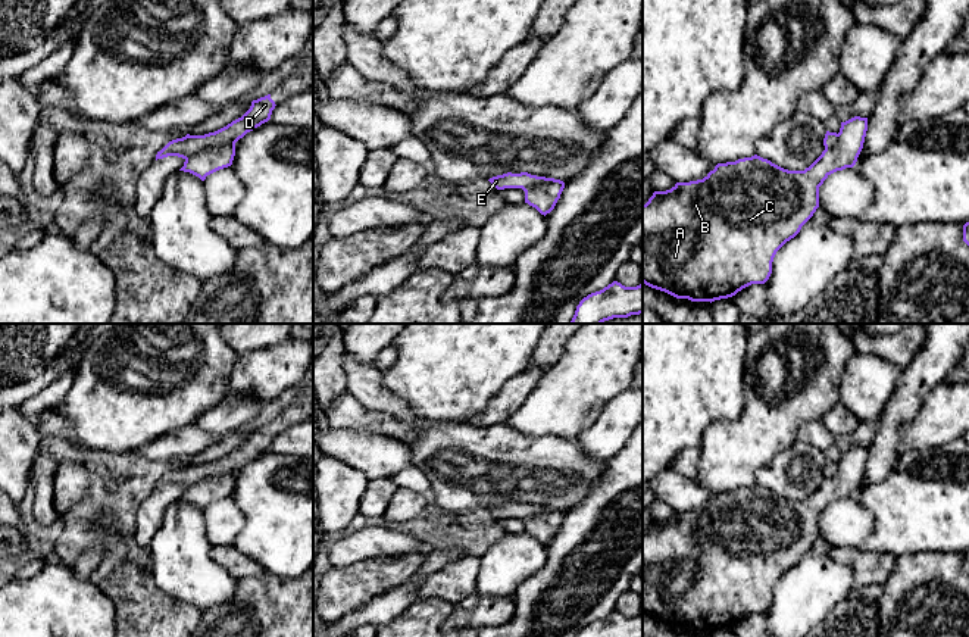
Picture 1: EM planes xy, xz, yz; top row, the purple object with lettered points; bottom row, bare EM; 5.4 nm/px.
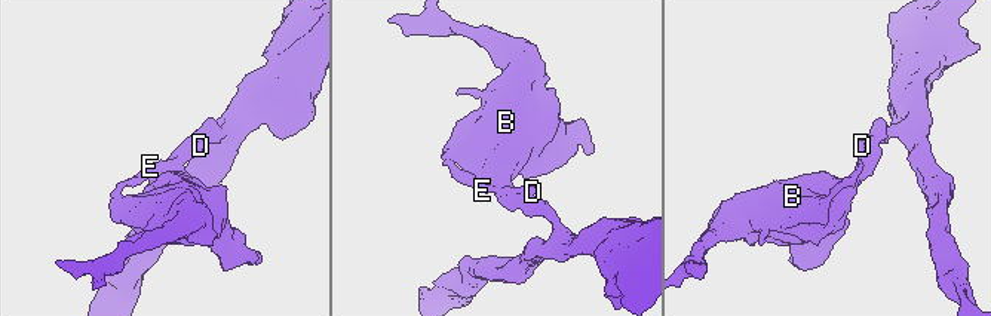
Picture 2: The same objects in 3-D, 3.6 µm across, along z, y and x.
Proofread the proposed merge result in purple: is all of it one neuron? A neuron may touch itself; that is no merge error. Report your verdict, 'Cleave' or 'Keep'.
Cleave

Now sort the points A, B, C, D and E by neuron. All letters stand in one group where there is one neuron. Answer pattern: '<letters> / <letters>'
A B C / D E

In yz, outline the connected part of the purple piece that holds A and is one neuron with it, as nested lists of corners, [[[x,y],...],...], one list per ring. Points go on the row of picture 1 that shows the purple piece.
[[[854,116],[841,122],[838,140],[834,147],[825,149],[822,154],[804,171],[788,171],[757,154],[738,159],[735,162],[718,163],[703,179],[690,182],[676,182],[671,190],[654,191],[646,204],[643,204],[643,282],[651,288],[665,291],[676,299],[688,299],[691,302],[715,302],[735,296],[751,284],[765,284],[772,274],[772,262],[776,252],[791,238],[794,238],[801,227],[813,216],[819,207],[819,187],[834,172],[853,168],[863,149],[868,131],[868,118]]]

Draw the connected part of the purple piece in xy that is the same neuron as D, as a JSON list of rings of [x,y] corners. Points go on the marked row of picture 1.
[[[271,94],[253,100],[250,109],[241,118],[215,132],[204,135],[187,134],[182,138],[169,141],[160,152],[157,152],[156,160],[168,156],[188,159],[204,149],[221,146],[224,143],[237,143],[247,132],[268,122],[275,106]]]

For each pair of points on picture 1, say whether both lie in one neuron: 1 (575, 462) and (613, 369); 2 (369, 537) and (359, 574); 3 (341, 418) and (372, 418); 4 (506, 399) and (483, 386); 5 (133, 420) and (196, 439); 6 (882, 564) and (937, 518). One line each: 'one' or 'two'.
1: two
2: two
3: one
4: two
5: two
6: two

